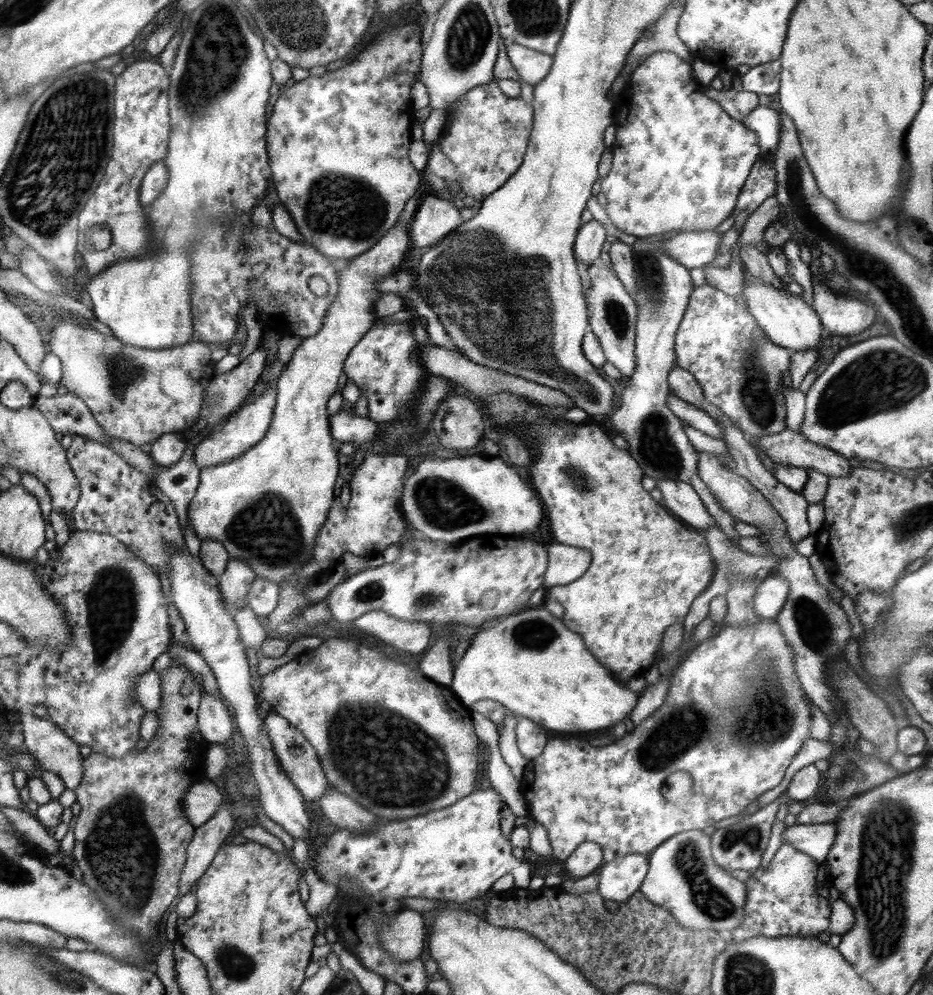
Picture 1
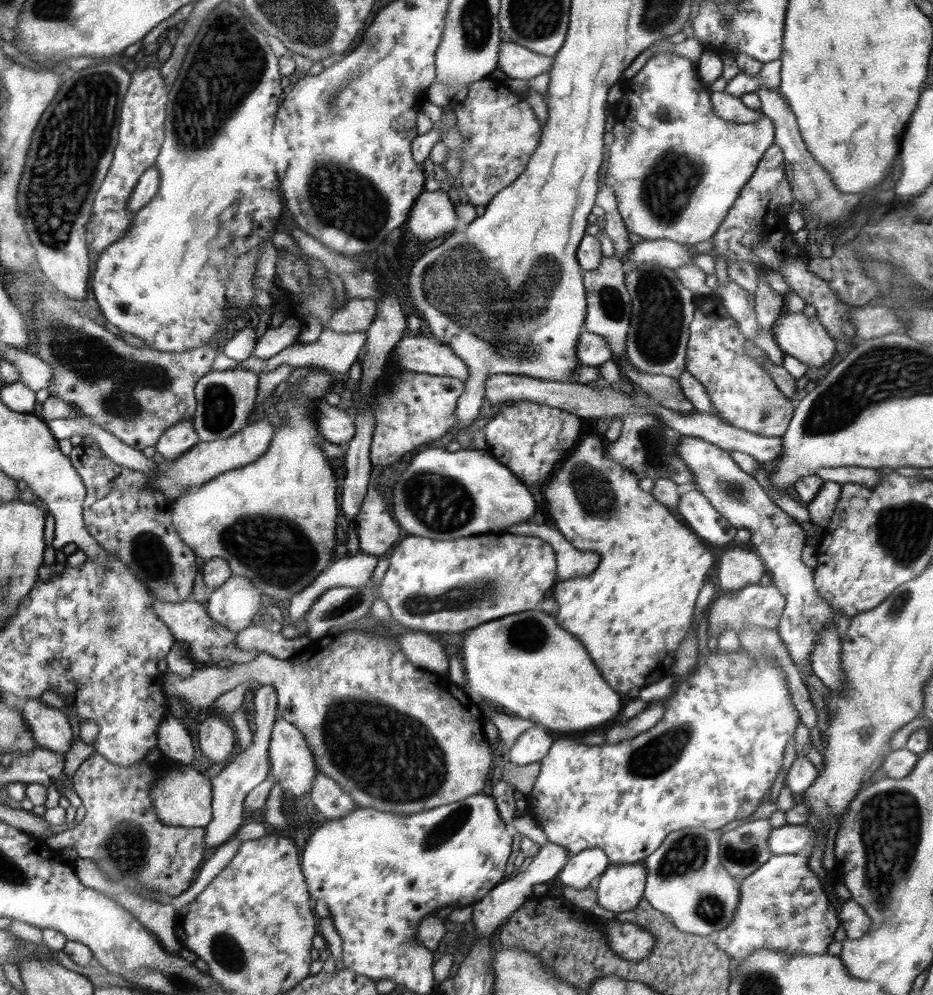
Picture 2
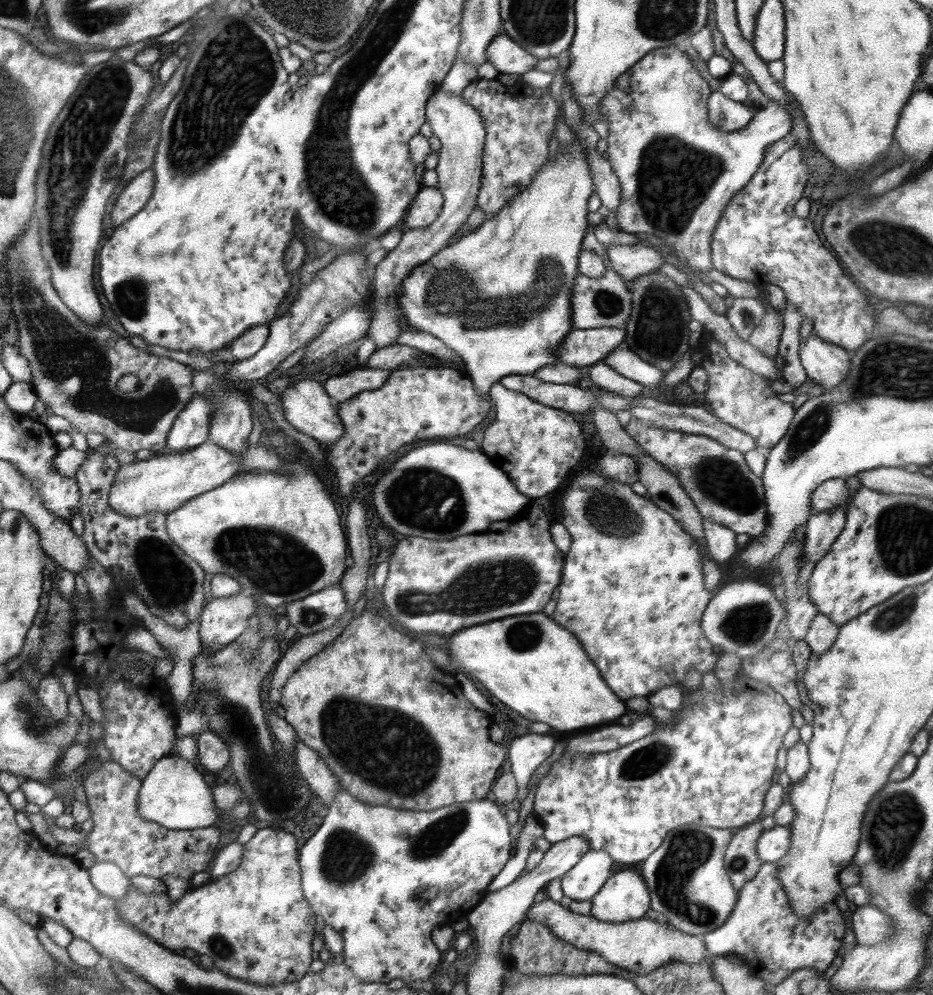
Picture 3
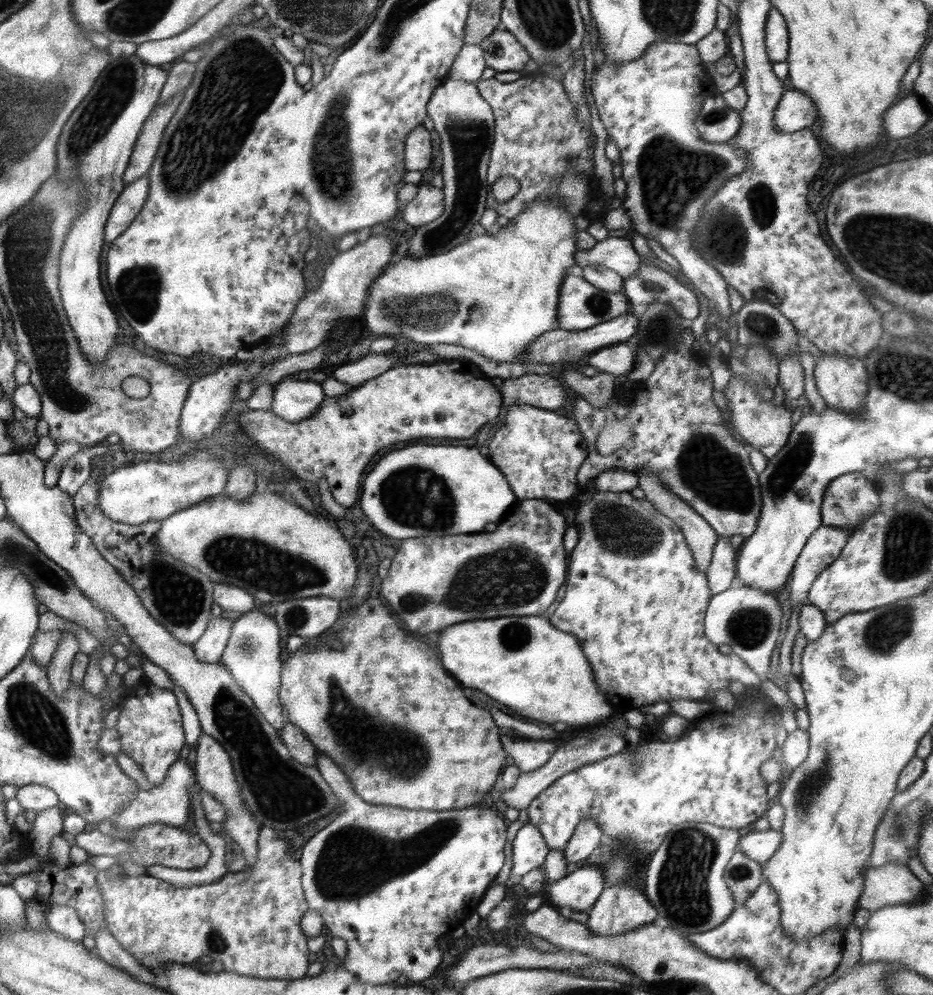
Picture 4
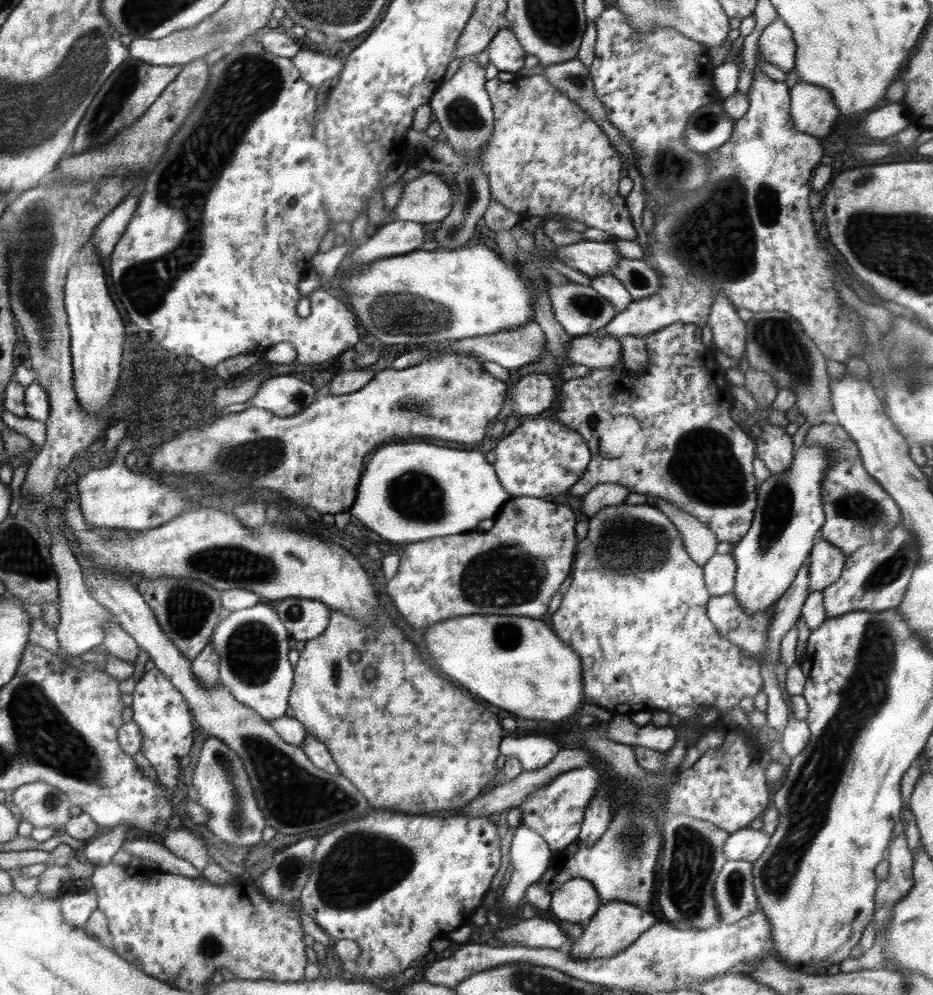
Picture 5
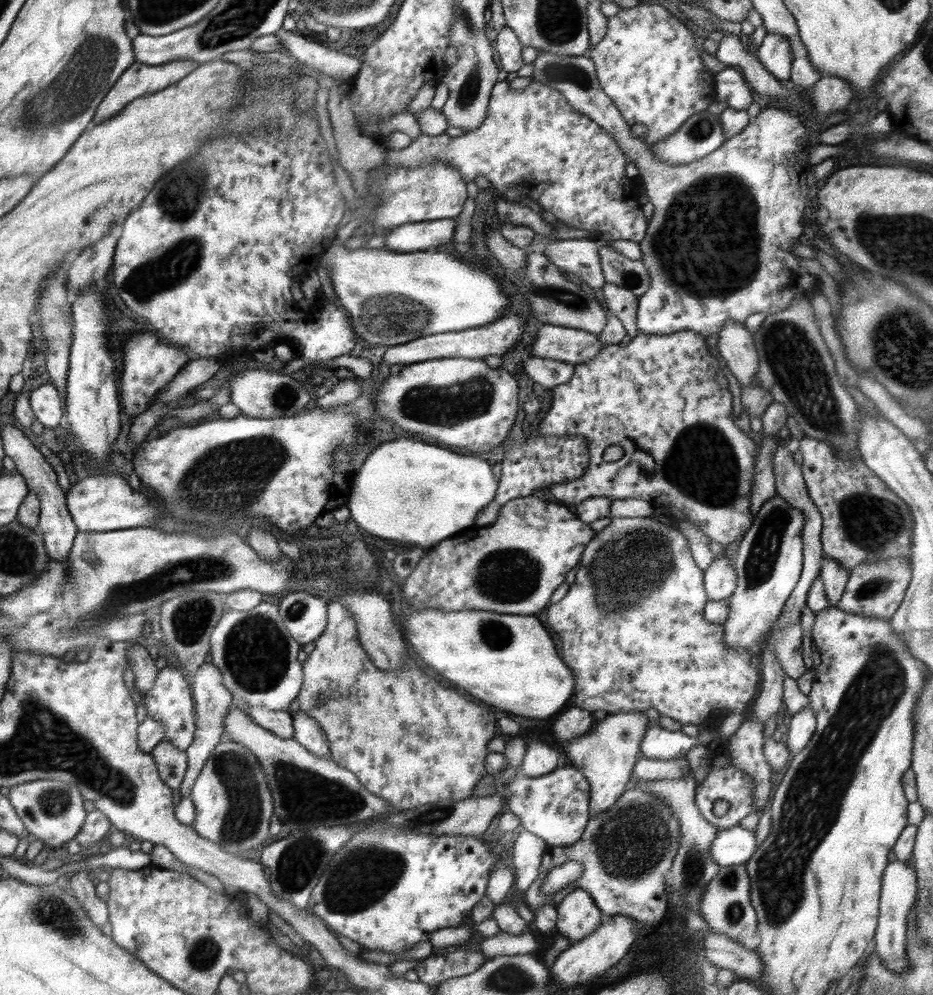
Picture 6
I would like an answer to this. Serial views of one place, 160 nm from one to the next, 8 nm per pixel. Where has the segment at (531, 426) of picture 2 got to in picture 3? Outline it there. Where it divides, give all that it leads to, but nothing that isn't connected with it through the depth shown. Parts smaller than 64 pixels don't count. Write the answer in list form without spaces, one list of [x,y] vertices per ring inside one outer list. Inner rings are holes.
[[[500,382],[490,388],[488,398],[494,402],[496,416],[486,427],[482,452],[496,466],[504,456],[504,468],[508,468],[510,480],[528,498],[540,498],[565,487],[568,474],[582,464],[586,454],[582,428],[574,417],[569,412],[534,402],[525,394],[507,390]]]

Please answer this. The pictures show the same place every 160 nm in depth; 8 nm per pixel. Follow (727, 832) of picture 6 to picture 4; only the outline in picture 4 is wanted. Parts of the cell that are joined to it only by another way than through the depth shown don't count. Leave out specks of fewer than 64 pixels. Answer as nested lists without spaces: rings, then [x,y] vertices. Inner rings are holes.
[[[768,829],[765,831],[750,831],[739,837],[735,850],[743,852],[748,858],[758,863],[766,863],[779,849],[782,840],[781,832]]]

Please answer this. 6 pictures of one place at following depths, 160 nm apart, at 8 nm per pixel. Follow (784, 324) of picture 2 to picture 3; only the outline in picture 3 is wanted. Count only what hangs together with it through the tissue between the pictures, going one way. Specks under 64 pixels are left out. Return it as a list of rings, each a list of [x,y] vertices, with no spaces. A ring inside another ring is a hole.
[[[811,333],[806,341],[799,344],[799,355],[807,378],[822,387],[824,392],[840,385],[849,375],[851,358],[836,344],[826,342],[815,333]]]

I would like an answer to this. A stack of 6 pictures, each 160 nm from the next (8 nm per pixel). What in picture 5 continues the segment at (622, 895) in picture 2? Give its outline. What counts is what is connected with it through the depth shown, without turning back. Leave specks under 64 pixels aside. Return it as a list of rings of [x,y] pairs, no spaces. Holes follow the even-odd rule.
[[[620,900],[601,903],[596,914],[583,927],[583,934],[572,945],[569,952],[575,960],[592,960],[593,958],[610,958],[630,946],[643,932],[656,922],[652,910],[640,908]]]

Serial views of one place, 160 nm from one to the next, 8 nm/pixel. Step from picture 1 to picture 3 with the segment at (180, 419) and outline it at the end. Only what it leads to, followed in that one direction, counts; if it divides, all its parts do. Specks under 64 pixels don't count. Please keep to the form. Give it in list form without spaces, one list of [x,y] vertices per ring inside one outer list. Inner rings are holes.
[[[33,214],[27,231],[16,241],[16,246],[12,246],[4,254],[6,259],[10,260],[6,262],[6,270],[10,278],[8,284],[12,292],[12,310],[18,320],[16,326],[17,338],[20,342],[19,353],[26,358],[31,371],[34,372],[30,383],[34,393],[50,408],[52,412],[50,414],[63,416],[84,435],[88,432],[98,432],[113,446],[126,452],[136,453],[142,448],[158,452],[166,448],[167,436],[174,420],[196,395],[192,389],[194,369],[190,365],[170,360],[168,357],[153,355],[138,349],[108,328],[92,327],[80,321],[66,307],[52,285],[50,267],[44,262],[44,256],[40,252],[40,233],[37,232],[37,224],[37,218]],[[127,374],[133,374],[140,380],[138,391],[118,391],[118,380]]]

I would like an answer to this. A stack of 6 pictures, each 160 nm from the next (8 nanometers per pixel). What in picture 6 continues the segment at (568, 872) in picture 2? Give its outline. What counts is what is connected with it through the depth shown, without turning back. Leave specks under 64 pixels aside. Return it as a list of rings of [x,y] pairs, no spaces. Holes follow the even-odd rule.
[[[583,888],[566,893],[556,910],[558,932],[571,943],[590,936],[605,918],[594,899]]]

